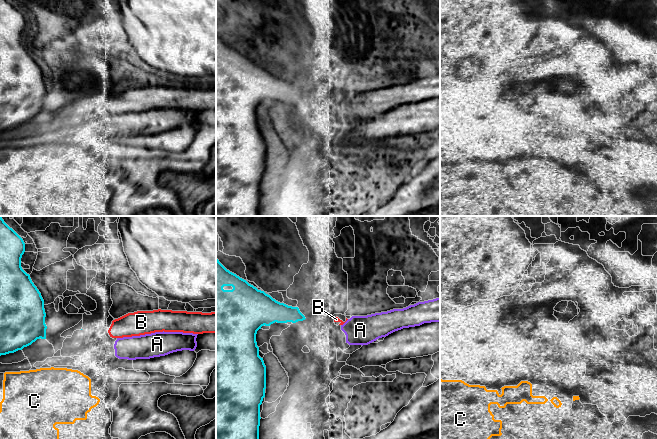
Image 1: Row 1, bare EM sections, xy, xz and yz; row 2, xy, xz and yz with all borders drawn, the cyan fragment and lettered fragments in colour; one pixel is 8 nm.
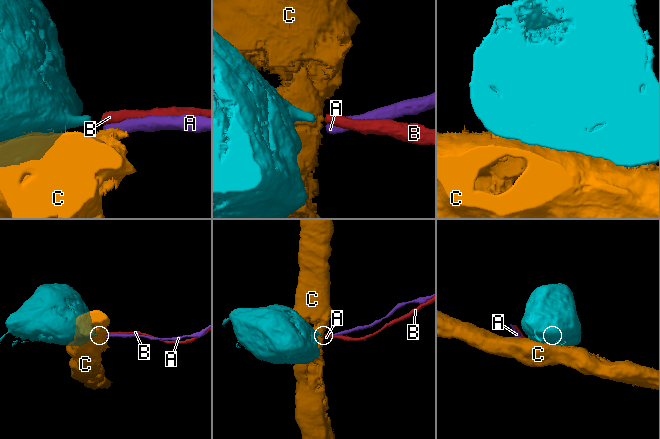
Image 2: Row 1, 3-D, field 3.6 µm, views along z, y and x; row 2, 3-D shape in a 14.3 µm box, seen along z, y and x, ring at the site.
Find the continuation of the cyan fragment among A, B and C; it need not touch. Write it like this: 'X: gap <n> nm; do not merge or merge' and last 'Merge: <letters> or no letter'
A: gap 280 nm; do not merge
B: gap 220 nm; merge
C: gap 140 nm; do not merge
Merge: B

